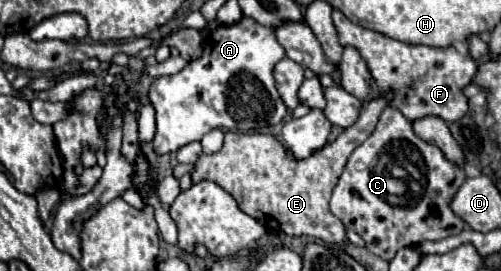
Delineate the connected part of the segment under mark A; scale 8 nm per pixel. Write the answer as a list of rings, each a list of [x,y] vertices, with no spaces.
[[[243,17],[235,25],[219,25],[215,31],[211,31],[203,55],[199,59],[187,63],[187,67],[175,75],[153,79],[149,87],[149,99],[157,111],[157,131],[153,139],[155,155],[165,155],[181,149],[187,143],[201,141],[205,133],[217,127],[229,131],[249,131],[249,129],[261,129],[281,123],[287,115],[287,107],[281,101],[281,95],[275,87],[273,69],[283,57],[285,57],[285,49],[279,45],[275,31],[265,29],[263,25],[257,25],[247,17]]]

